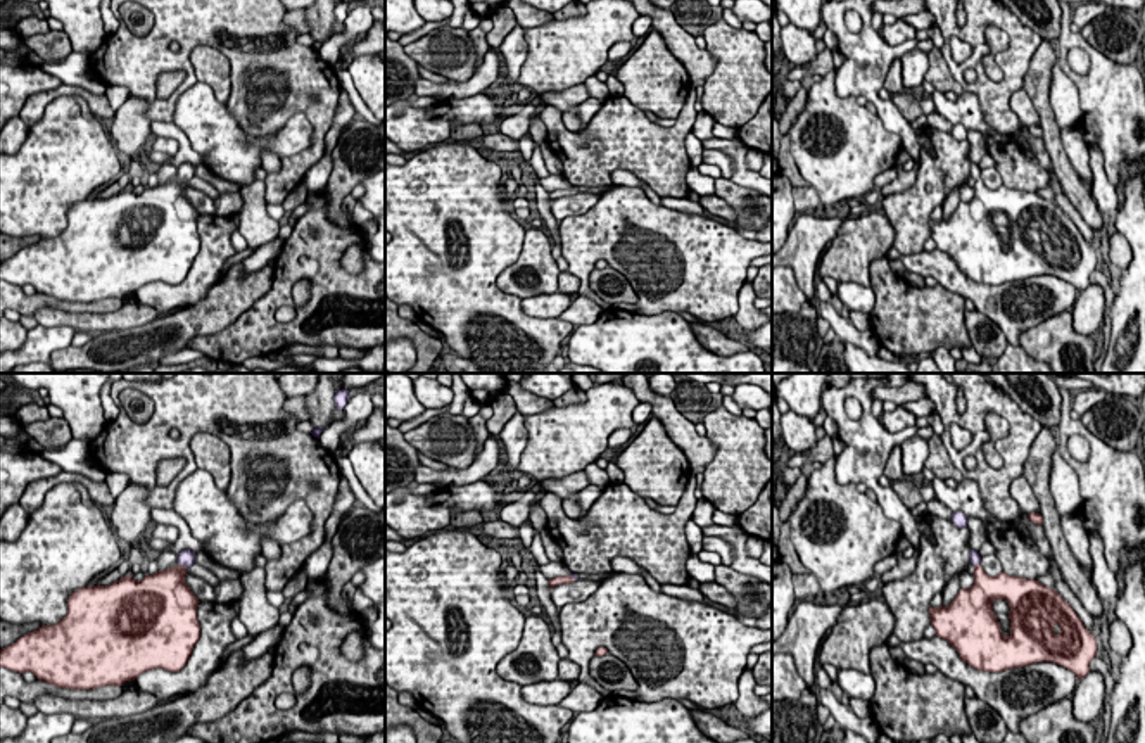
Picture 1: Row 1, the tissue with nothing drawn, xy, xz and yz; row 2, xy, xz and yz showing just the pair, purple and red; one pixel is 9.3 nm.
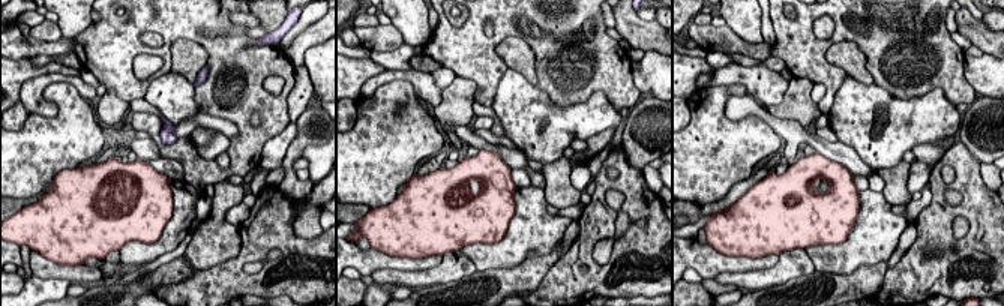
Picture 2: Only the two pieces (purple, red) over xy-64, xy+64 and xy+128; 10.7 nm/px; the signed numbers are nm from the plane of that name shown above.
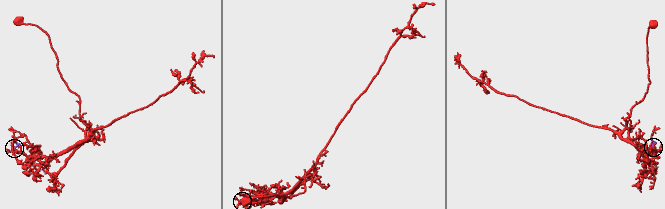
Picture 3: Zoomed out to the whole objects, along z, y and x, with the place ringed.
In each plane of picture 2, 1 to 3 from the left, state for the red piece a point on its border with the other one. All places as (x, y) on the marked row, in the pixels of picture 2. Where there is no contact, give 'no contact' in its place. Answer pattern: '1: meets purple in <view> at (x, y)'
1: no contact
2: no contact
3: no contact

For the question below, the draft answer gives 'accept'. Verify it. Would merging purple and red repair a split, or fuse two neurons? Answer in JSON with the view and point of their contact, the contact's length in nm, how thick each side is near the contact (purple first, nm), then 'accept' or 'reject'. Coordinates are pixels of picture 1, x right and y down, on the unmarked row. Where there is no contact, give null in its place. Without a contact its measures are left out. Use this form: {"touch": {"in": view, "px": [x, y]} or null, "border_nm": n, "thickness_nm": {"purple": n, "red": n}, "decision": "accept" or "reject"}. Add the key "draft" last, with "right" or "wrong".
{"touch": {"in": "xy", "px": [183, 177]}, "border_nm": 70, "thickness_nm": {"purple": 140, "red": 300}, "decision": "accept", "draft": "right"}

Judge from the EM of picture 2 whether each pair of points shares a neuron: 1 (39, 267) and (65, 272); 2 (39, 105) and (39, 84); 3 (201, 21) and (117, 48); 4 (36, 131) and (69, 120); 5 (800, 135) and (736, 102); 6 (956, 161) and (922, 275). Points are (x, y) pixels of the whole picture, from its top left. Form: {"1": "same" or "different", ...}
{"1": "same", "2": "same", "3": "same", "4": "same", "5": "same", "6": "same"}

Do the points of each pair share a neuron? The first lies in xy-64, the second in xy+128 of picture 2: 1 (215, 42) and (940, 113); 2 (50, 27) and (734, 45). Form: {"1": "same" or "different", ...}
{"1": "different", "2": "same"}

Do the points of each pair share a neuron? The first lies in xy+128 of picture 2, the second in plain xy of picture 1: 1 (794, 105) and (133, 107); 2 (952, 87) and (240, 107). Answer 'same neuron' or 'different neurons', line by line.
1: same neuron
2: same neuron

